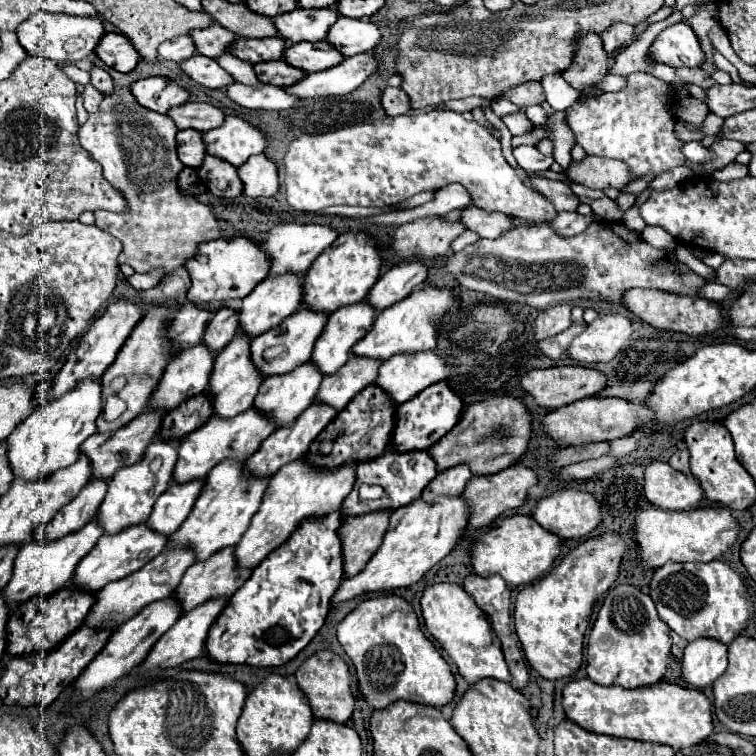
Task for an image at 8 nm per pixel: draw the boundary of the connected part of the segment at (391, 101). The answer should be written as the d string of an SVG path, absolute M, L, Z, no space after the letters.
M386 86L384 92L382 92L382 108L386 110L388 116L410 112L410 104L408 102L410 102L410 98L406 96L406 92L402 88Z

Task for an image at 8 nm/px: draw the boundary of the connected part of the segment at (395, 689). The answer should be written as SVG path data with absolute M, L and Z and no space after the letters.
M376 596L358 604L340 624L338 642L356 666L358 686L374 710L398 700L442 708L454 700L456 682L446 660L422 634L412 606L398 596Z

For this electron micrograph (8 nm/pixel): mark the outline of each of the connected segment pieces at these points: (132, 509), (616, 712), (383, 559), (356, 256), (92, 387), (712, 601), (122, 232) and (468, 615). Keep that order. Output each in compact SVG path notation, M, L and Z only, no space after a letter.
M158 438L146 448L146 454L142 462L136 462L134 466L126 466L126 470L118 470L114 478L108 482L108 492L98 508L98 524L102 526L106 536L118 534L124 528L136 526L146 522L146 518L152 512L154 502L158 496L170 486L174 464L178 458L178 442L158 442Z
M572 680L562 692L566 718L588 732L612 738L646 740L682 750L700 744L712 734L710 700L700 690L690 690L670 682L658 682L650 688L622 690L620 686L598 686L592 680Z
M438 498L434 506L426 506L422 500L404 506L402 510L394 510L390 516L390 526L382 538L380 548L370 558L366 568L342 580L338 592L330 600L330 608L338 608L342 602L354 600L356 596L368 592L382 592L382 590L396 590L408 588L416 584L434 564L438 564L460 540L462 532L466 530L466 504L462 498Z
M348 232L338 236L330 248L326 248L316 262L308 268L302 282L302 302L308 310L332 314L342 306L362 302L368 290L376 284L380 272L380 250L362 232Z
M100 380L80 382L64 398L36 408L14 432L4 440L6 458L16 478L22 480L44 480L56 470L62 470L78 460L78 446L96 432L96 418L102 412L100 404Z
M718 560L708 564L666 564L654 572L650 582L650 598L660 618L688 642L696 638L716 638L722 644L730 644L746 628L750 618L744 592L746 588L740 576Z
M116 88L114 94L104 96L98 114L90 114L78 130L80 146L102 166L106 180L124 192L128 202L128 210L122 214L106 210L94 214L96 226L124 244L118 260L130 264L138 274L160 268L166 278L194 254L198 242L220 238L212 208L176 190L176 176L182 170L182 162L176 160L176 132L170 118L138 106L128 88Z
M432 584L422 594L422 616L426 630L438 640L438 644L446 650L452 662L458 666L460 676L470 684L476 684L482 678L496 678L504 682L512 682L512 674L504 662L500 640L494 638L490 622L486 614L476 606L474 598L458 586L458 584Z

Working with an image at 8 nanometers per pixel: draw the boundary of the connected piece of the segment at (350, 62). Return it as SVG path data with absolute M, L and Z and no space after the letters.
M358 54L344 58L338 66L332 66L324 72L304 74L302 80L284 88L288 94L296 98L320 98L320 96L336 96L336 94L350 94L356 90L370 74L378 68L378 60L374 54Z

